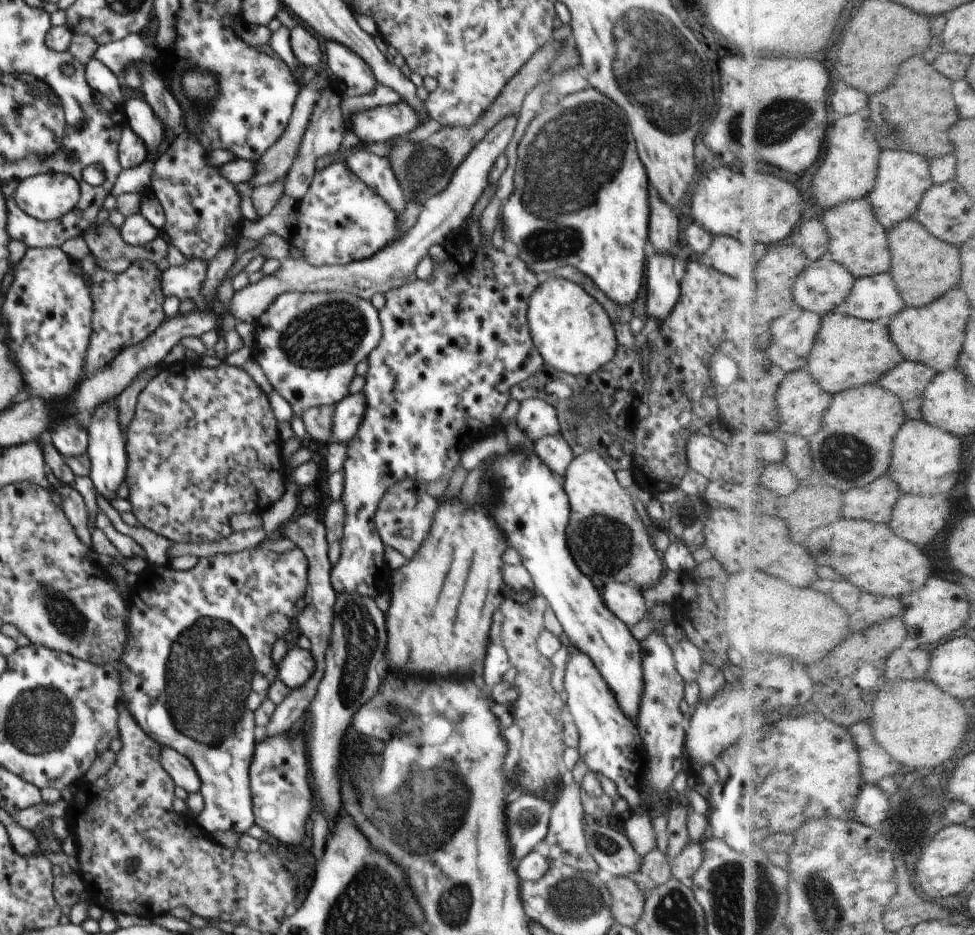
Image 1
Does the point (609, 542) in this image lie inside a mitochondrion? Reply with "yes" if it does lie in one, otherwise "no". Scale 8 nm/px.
yes

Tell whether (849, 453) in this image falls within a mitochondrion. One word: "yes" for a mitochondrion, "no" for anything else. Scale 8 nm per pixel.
yes

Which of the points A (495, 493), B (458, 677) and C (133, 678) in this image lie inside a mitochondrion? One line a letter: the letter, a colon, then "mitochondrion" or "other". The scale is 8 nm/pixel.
A: mitochondrion
B: other
C: other

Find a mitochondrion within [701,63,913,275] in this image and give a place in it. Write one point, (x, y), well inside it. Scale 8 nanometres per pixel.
(774, 124)

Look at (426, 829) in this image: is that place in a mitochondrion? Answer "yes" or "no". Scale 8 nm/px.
yes

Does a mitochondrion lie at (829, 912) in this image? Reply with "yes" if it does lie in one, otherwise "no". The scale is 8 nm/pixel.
yes

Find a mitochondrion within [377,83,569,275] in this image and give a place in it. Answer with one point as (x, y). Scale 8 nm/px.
(425, 168)

